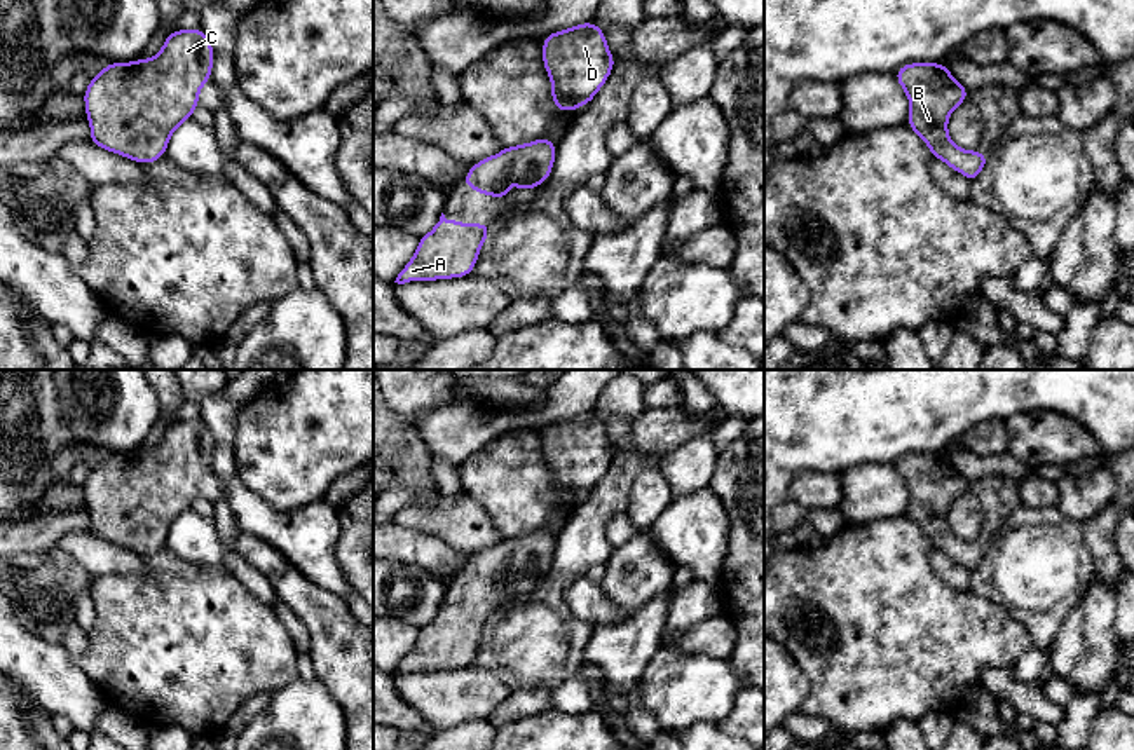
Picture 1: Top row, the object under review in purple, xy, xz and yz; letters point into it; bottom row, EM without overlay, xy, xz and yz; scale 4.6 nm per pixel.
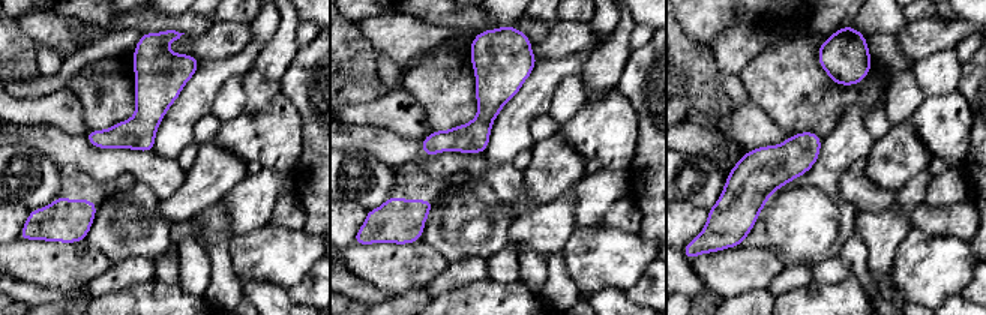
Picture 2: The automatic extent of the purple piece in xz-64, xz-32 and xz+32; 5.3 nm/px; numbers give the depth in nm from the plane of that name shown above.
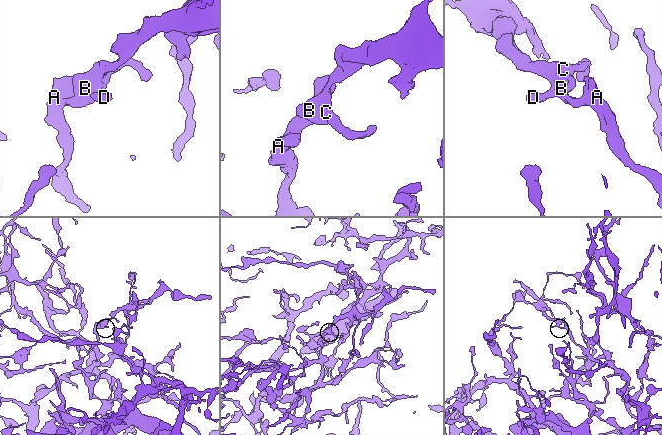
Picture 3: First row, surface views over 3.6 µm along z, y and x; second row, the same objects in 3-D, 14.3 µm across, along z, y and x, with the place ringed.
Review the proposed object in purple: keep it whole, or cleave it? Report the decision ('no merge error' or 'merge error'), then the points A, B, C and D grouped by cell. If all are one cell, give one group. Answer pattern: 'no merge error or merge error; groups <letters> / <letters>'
no merge error; groups A B C D

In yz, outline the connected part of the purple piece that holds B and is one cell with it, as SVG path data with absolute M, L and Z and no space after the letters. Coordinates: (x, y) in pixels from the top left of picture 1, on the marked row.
M944 61L907 63L893 75L911 101L907 126L926 143L932 157L975 183L989 162L987 155L958 148L947 133L949 115L967 101L968 89L951 75Z

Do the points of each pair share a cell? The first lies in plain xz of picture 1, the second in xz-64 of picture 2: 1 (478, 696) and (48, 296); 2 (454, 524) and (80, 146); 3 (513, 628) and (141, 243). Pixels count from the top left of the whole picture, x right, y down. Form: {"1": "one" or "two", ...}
{"1": "two", "2": "two", "3": "one"}

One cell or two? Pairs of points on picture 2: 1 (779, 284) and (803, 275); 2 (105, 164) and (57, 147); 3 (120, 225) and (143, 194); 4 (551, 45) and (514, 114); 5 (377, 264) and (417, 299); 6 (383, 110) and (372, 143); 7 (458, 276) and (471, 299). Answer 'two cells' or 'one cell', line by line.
1: one cell
2: one cell
3: one cell
4: two cells
5: two cells
6: two cells
7: two cells

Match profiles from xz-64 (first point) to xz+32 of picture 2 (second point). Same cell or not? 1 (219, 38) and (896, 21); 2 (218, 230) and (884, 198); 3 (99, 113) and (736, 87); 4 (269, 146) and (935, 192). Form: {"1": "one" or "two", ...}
{"1": "two", "2": "two", "3": "two", "4": "two"}

